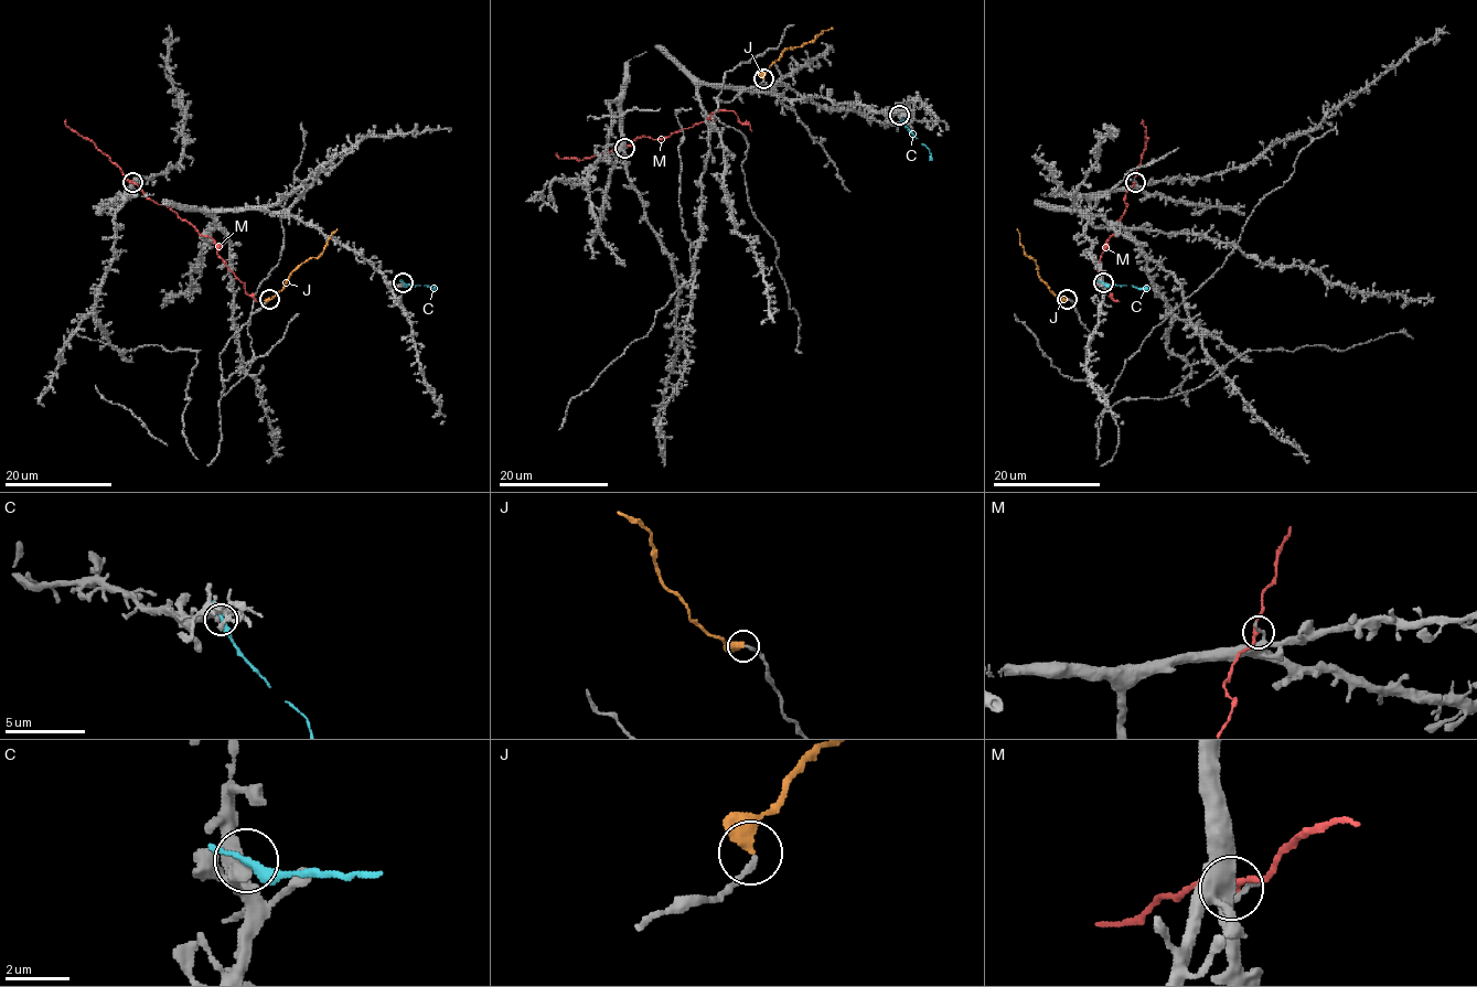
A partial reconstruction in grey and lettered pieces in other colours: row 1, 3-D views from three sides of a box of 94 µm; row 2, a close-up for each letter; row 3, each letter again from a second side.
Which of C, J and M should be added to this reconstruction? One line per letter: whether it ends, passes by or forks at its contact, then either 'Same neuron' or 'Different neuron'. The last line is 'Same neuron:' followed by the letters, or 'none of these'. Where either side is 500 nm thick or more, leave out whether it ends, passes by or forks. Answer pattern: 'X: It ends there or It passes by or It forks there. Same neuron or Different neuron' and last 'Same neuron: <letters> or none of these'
C: It passes by. Different neuron
J: It passes by. Same neuron
M: It passes by. Different neuron
Same neuron: J

